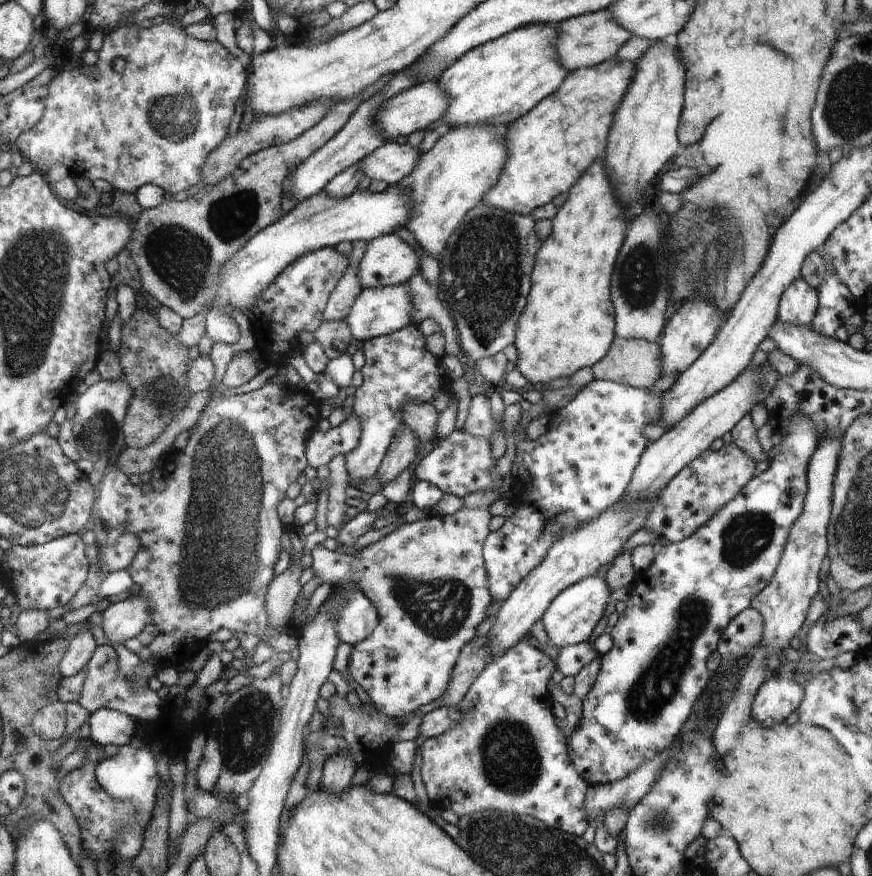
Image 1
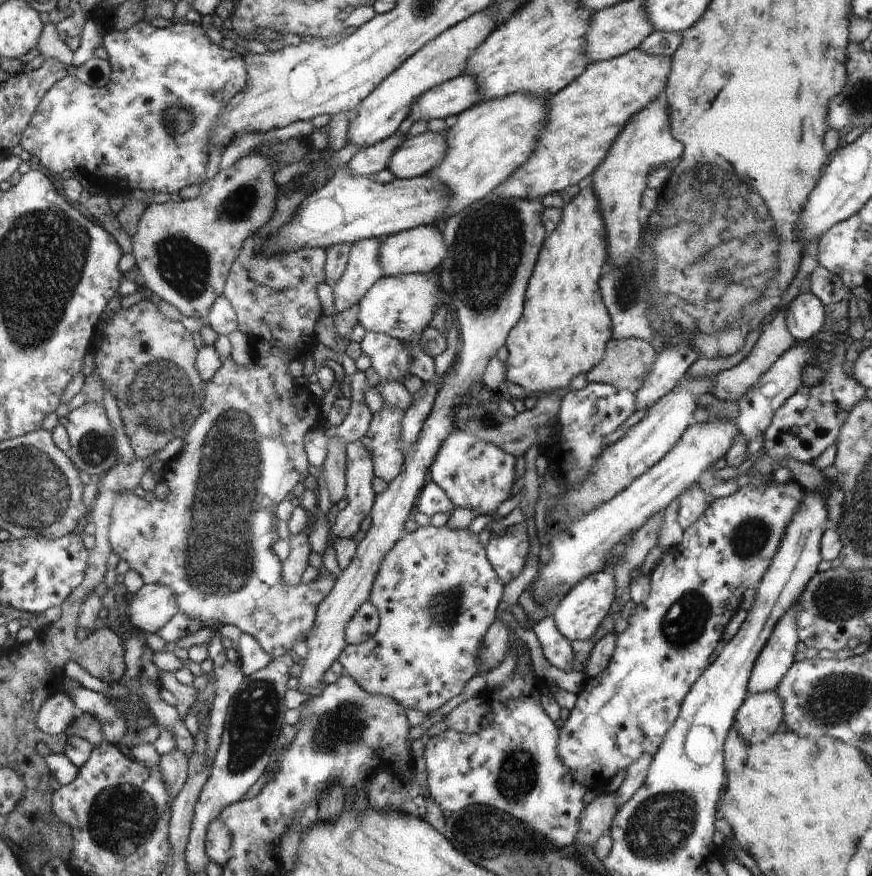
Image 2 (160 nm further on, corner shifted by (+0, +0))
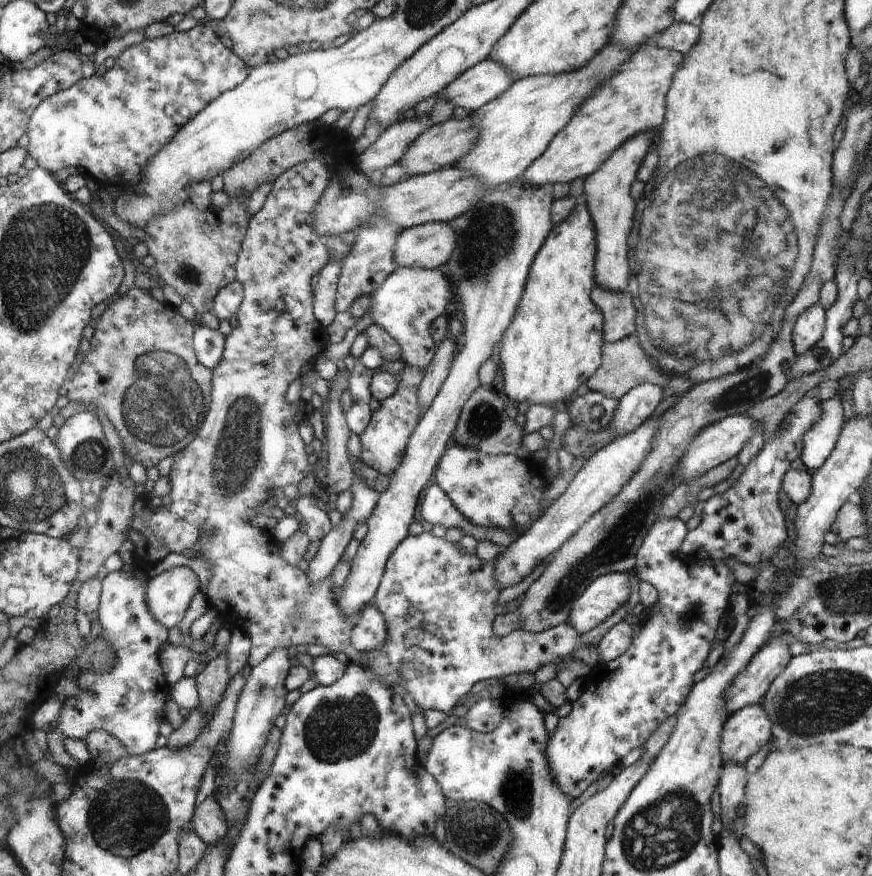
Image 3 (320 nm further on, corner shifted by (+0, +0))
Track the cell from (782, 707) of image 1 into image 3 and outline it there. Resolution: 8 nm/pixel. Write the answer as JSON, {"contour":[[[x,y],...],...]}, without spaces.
{"contour":[[[762,702],[729,715],[721,742],[722,758],[742,766],[772,741],[773,726]]]}

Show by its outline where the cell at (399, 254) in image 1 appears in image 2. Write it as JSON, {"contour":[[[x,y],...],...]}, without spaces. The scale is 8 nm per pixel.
{"contour":[[[422,225],[383,238],[381,263],[385,267],[386,276],[406,273],[437,273],[442,258],[448,253],[449,249],[441,228],[438,225]]]}

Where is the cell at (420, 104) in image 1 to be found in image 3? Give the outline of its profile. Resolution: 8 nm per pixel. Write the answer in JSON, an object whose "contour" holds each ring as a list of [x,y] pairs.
{"contour":[[[486,60],[446,86],[438,94],[438,100],[446,100],[454,107],[474,112],[505,94],[515,81],[514,75],[498,62]]]}

